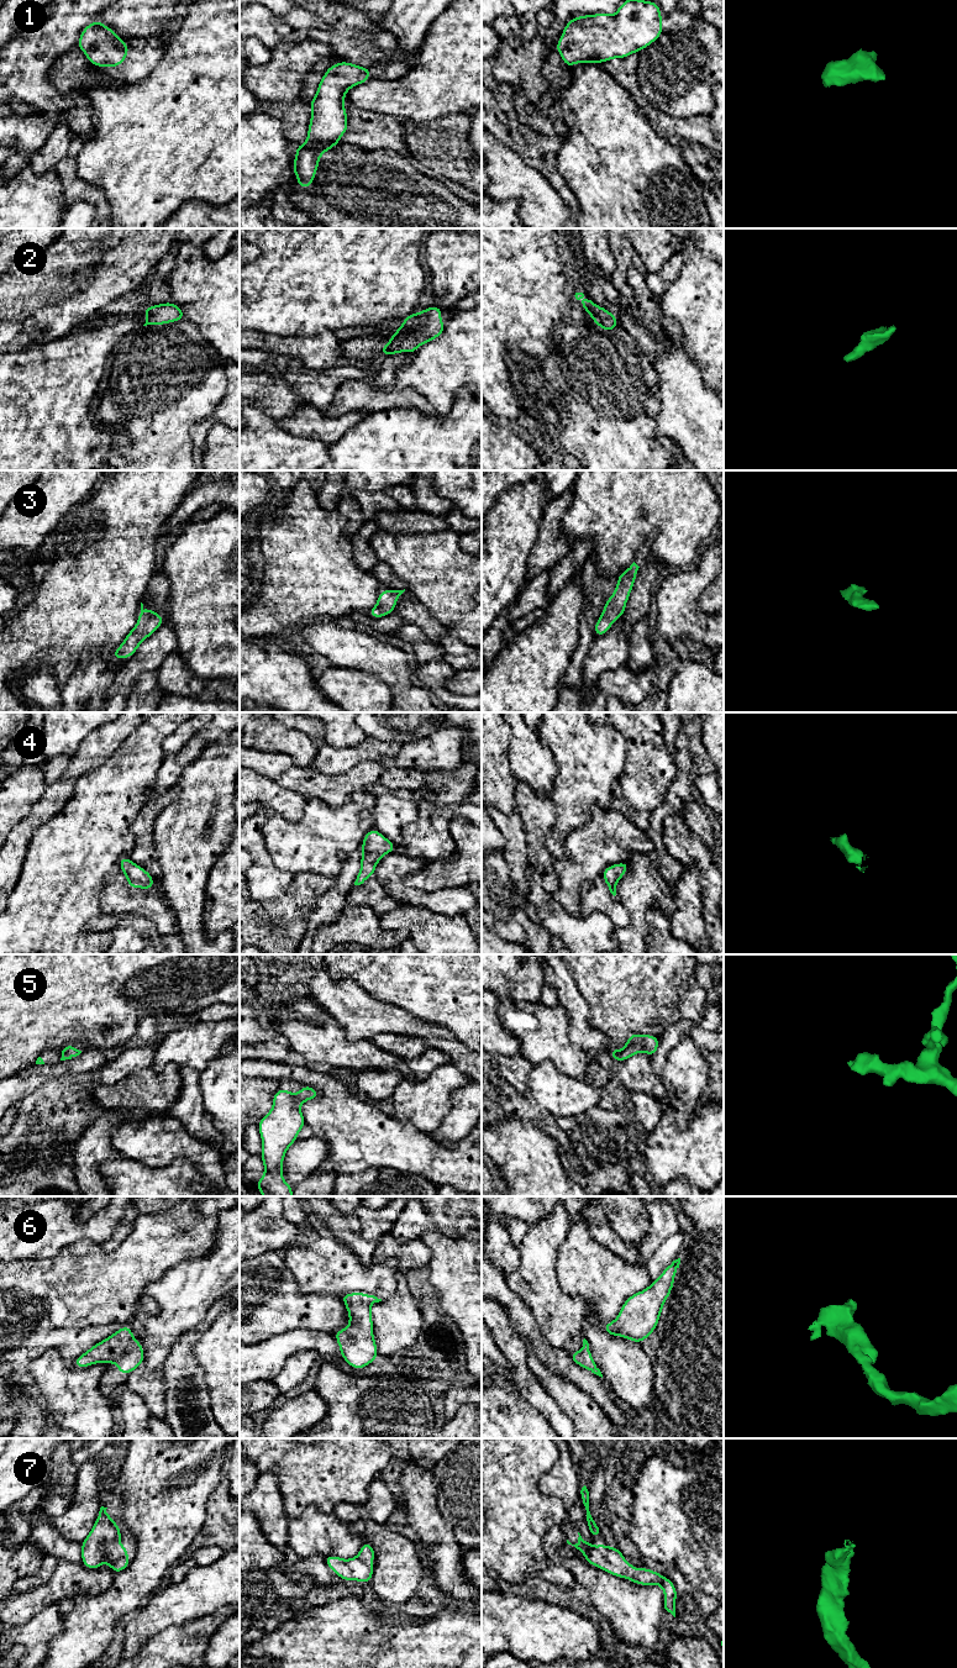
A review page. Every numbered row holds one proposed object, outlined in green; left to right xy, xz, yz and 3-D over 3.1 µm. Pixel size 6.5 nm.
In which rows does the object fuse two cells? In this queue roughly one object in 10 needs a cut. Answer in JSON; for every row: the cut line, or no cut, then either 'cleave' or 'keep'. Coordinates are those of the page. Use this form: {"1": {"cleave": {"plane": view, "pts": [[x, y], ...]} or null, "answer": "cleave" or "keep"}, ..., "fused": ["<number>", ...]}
{"1": {"cleave": null, "answer": "keep"}, "2": {"cleave": null, "answer": "keep"}, "3": {"cleave": null, "answer": "keep"}, "4": {"cleave": null, "answer": "keep"}, "5": {"cleave": null, "answer": "keep"}, "6": {"cleave": null, "answer": "keep"}, "7": {"cleave": null, "answer": "keep"}, "fused": []}

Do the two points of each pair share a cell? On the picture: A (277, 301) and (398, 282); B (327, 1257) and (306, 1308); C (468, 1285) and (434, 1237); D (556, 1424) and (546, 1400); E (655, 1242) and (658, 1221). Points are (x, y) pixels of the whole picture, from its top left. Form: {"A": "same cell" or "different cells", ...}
{"A": "same cell", "B": "different cells", "C": "same cell", "D": "same cell", "E": "same cell"}

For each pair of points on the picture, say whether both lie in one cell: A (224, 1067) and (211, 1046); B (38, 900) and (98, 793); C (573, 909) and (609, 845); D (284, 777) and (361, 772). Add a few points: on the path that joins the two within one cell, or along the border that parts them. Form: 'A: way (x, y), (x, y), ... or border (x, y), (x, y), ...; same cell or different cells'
A: border (226, 1046), (200, 1073); different cells
B: way (63, 873), (71, 857), (93, 831), (96, 820); same cell
C: way (573, 893), (573, 880), (593, 861); same cell
D: way (303, 779), (309, 783), (342, 783); same cell

